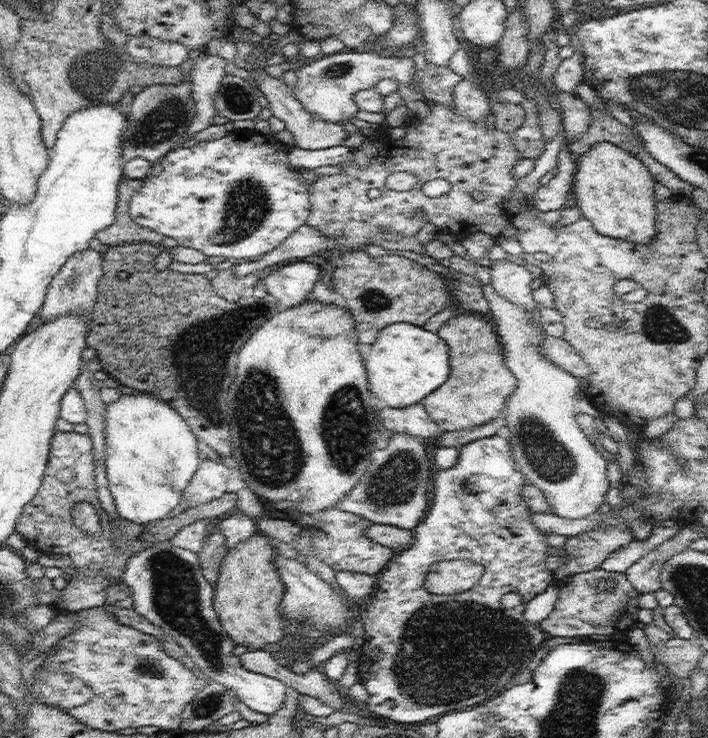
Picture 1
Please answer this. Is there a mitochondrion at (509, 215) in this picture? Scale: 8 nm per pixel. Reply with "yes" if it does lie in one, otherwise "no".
no

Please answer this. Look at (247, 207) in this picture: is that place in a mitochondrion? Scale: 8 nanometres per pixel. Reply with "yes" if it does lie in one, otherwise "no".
yes

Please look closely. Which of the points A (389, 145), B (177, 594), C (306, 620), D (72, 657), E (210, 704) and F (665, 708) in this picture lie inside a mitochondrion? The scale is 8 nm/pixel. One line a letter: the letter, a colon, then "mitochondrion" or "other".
A: other
B: mitochondrion
C: mitochondrion
D: other
E: mitochondrion
F: other

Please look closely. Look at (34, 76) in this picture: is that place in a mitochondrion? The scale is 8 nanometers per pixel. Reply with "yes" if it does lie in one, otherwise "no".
no

